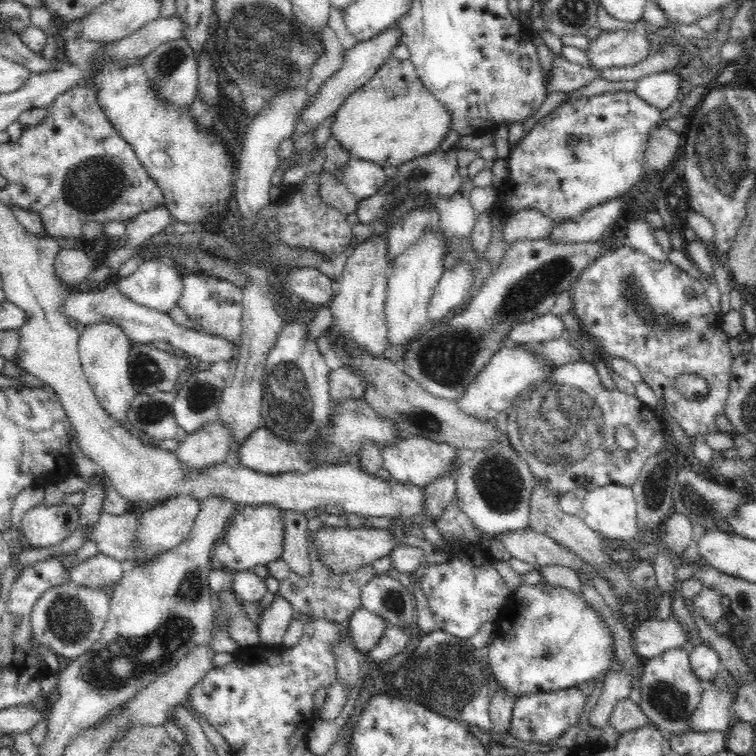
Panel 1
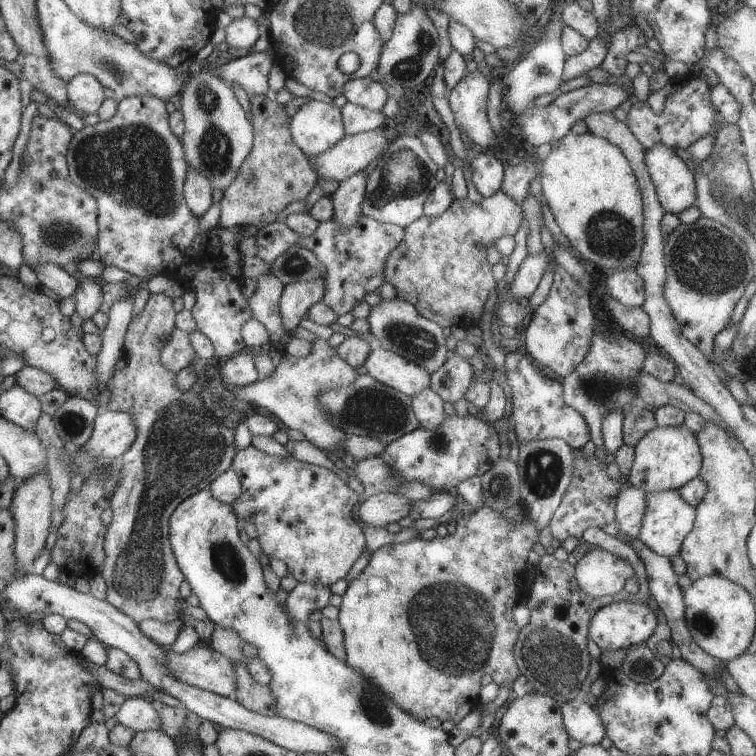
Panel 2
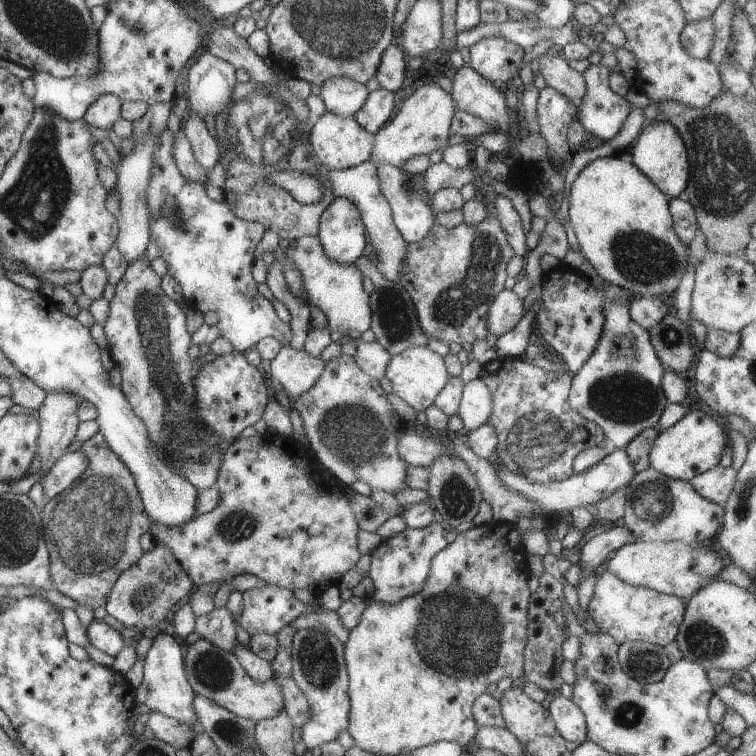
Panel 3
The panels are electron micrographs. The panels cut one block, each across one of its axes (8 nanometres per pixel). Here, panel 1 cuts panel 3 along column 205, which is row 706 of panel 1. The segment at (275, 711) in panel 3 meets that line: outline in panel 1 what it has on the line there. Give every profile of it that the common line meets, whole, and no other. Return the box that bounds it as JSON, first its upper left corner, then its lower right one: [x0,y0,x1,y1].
[639,648,703,735]

